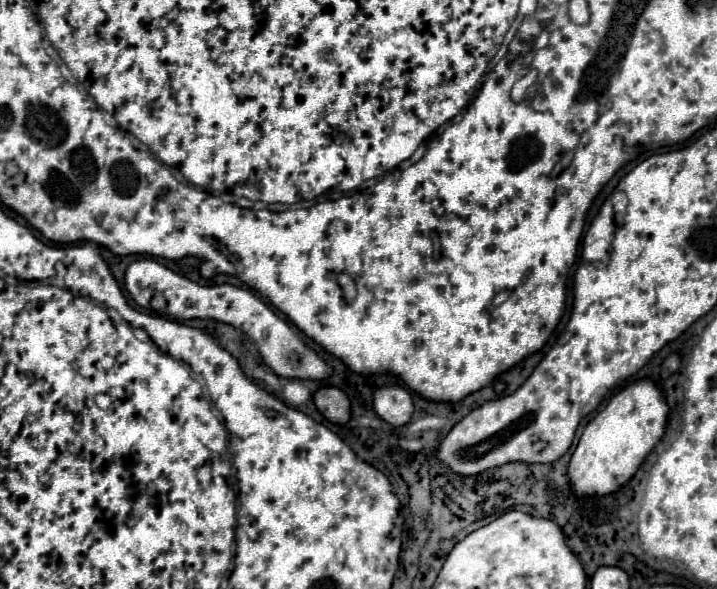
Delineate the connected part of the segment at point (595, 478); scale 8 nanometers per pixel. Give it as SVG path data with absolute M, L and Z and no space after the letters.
M636 380L616 392L610 402L588 422L568 464L574 496L606 496L618 492L646 460L666 432L668 404L664 392L650 380Z

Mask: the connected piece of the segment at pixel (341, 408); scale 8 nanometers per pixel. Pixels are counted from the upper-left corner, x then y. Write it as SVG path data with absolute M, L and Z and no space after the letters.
M320 386L312 396L318 412L332 424L346 424L352 416L348 396L336 386Z

